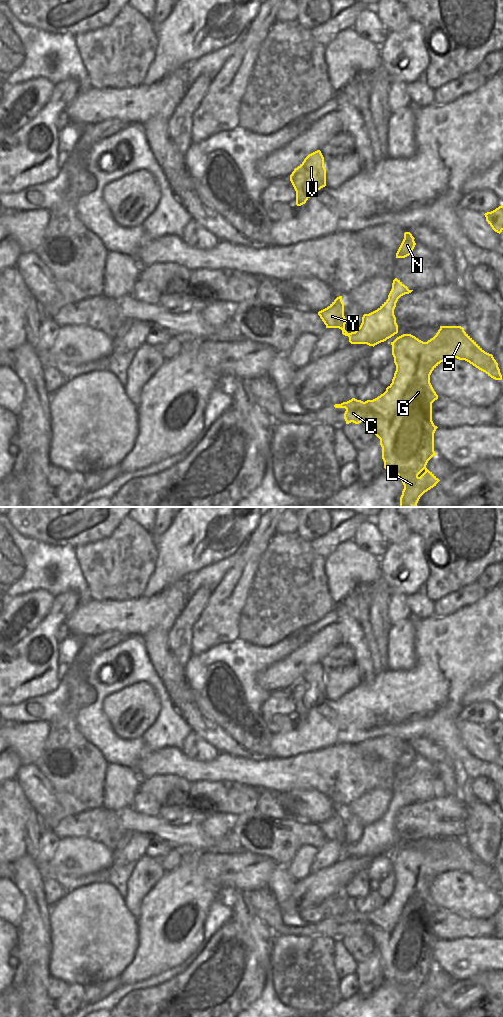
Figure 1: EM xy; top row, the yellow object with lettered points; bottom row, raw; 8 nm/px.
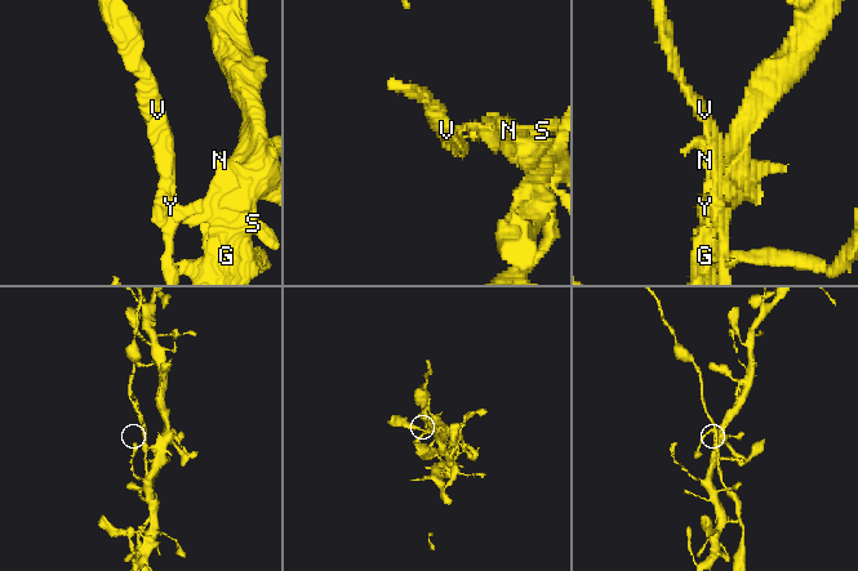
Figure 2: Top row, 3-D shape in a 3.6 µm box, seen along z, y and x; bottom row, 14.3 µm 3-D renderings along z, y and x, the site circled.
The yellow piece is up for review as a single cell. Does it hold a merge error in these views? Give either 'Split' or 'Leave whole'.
Split.

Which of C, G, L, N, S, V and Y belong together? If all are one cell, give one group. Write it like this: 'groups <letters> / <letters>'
groups C G L N S / V Y

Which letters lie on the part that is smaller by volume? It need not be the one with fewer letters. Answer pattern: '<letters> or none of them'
V, Y

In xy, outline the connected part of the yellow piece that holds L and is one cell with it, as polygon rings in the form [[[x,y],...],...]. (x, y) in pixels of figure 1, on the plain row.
[[[440,838],[436,847],[427,854],[411,846],[403,846],[391,857],[396,883],[386,903],[373,912],[363,914],[352,910],[334,919],[346,921],[346,936],[365,934],[374,941],[374,946],[380,951],[384,980],[393,982],[404,997],[400,1017],[417,1017],[420,1009],[440,993],[426,980],[428,973],[436,968],[434,945],[438,940],[432,933],[432,915],[438,911],[430,895],[432,883],[441,874],[457,870],[469,874],[495,892],[502,892],[502,887],[493,867],[485,864],[461,838]]]

